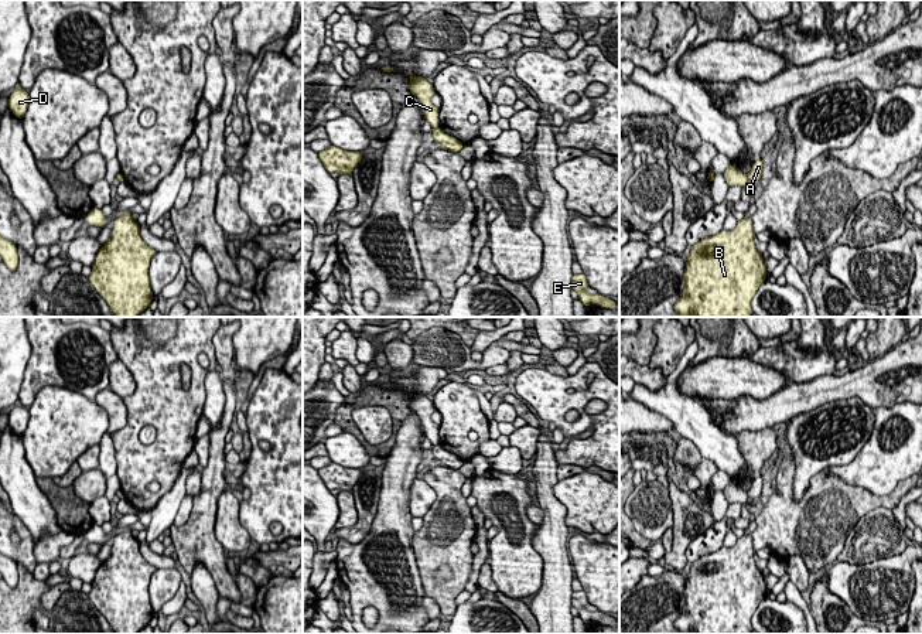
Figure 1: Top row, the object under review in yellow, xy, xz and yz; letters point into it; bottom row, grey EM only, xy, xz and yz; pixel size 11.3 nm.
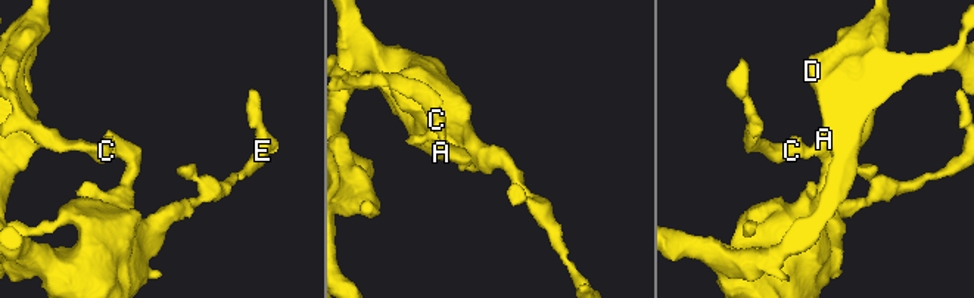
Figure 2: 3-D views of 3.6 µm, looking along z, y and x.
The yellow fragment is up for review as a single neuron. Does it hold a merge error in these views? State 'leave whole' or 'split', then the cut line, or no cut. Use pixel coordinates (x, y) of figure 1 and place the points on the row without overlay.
split; cut in yz along (745, 493), (750, 498)

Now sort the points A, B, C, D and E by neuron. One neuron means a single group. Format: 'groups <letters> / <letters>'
groups A B D E / C

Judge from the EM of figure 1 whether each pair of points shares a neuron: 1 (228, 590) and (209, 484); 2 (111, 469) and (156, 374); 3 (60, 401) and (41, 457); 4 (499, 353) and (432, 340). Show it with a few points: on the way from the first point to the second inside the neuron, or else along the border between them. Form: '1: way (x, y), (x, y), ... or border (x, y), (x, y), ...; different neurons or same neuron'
1: way (215, 563), (212, 555), (205, 548), (205, 511); same neuron
2: border (109, 435), (113, 443), (116, 473); different neurons
3: way (60, 415), (60, 429), (53, 443); same neuron
4: way (482, 364), (467, 364), (448, 351); same neuron

